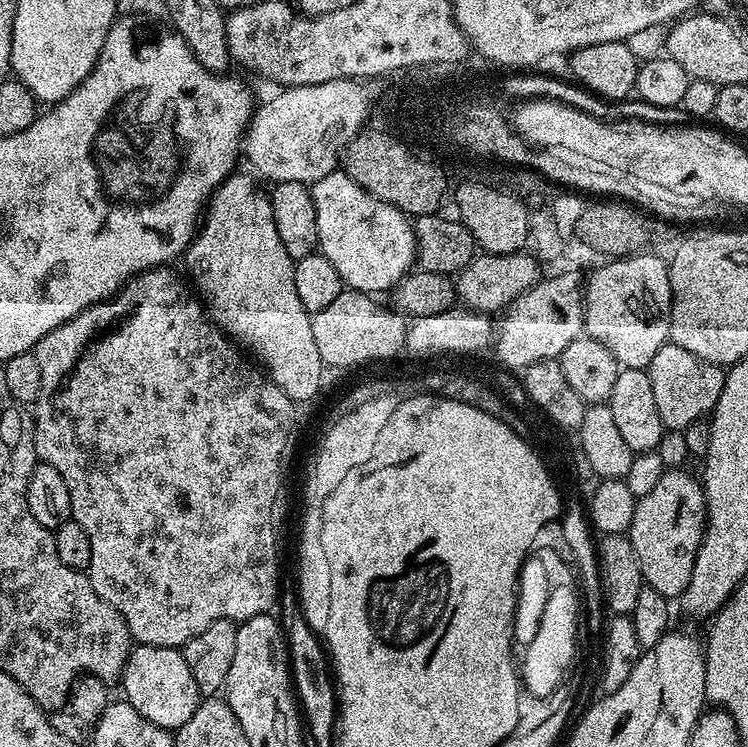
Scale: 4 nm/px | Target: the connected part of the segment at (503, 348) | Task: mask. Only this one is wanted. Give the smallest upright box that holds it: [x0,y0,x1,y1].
[494,272,584,370]

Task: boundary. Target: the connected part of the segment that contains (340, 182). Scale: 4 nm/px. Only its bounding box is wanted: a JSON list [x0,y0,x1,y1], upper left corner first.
[311,168,416,294]

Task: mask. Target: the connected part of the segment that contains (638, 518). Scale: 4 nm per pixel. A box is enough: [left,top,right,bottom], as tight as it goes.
[626,470,708,598]

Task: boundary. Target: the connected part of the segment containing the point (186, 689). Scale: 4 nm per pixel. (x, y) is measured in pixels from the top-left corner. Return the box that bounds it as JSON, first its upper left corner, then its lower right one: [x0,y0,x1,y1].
[123,644,202,730]

